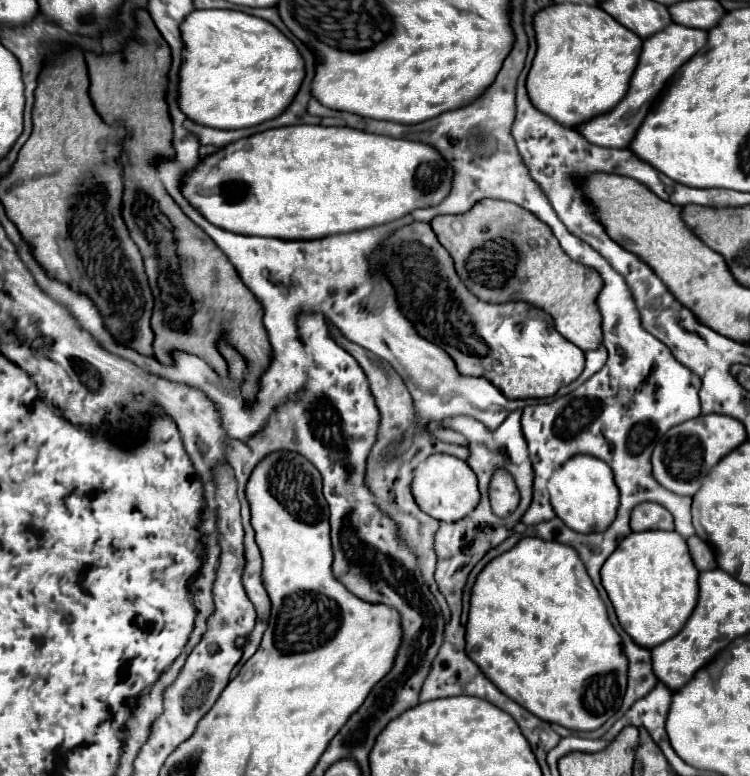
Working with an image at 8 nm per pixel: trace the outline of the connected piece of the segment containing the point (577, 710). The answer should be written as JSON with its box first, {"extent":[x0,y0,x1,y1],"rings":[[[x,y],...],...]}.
{"extent":[466,538,626,732],"rings":[[[522,538],[514,548],[496,556],[494,560],[490,560],[484,566],[484,570],[478,574],[478,578],[472,586],[472,596],[470,596],[470,610],[468,610],[468,624],[466,624],[466,654],[468,654],[470,660],[474,660],[478,664],[482,674],[502,694],[506,694],[508,698],[512,698],[514,702],[524,706],[528,712],[532,712],[540,720],[556,722],[564,728],[578,730],[578,732],[588,732],[588,730],[600,728],[620,708],[624,692],[626,692],[626,656],[622,652],[620,636],[616,634],[616,630],[608,622],[606,606],[600,600],[598,590],[594,588],[590,576],[586,574],[586,568],[582,564],[582,560],[578,558],[578,552],[570,546],[566,546],[566,544],[548,542],[548,540],[542,540],[542,538]]]}

